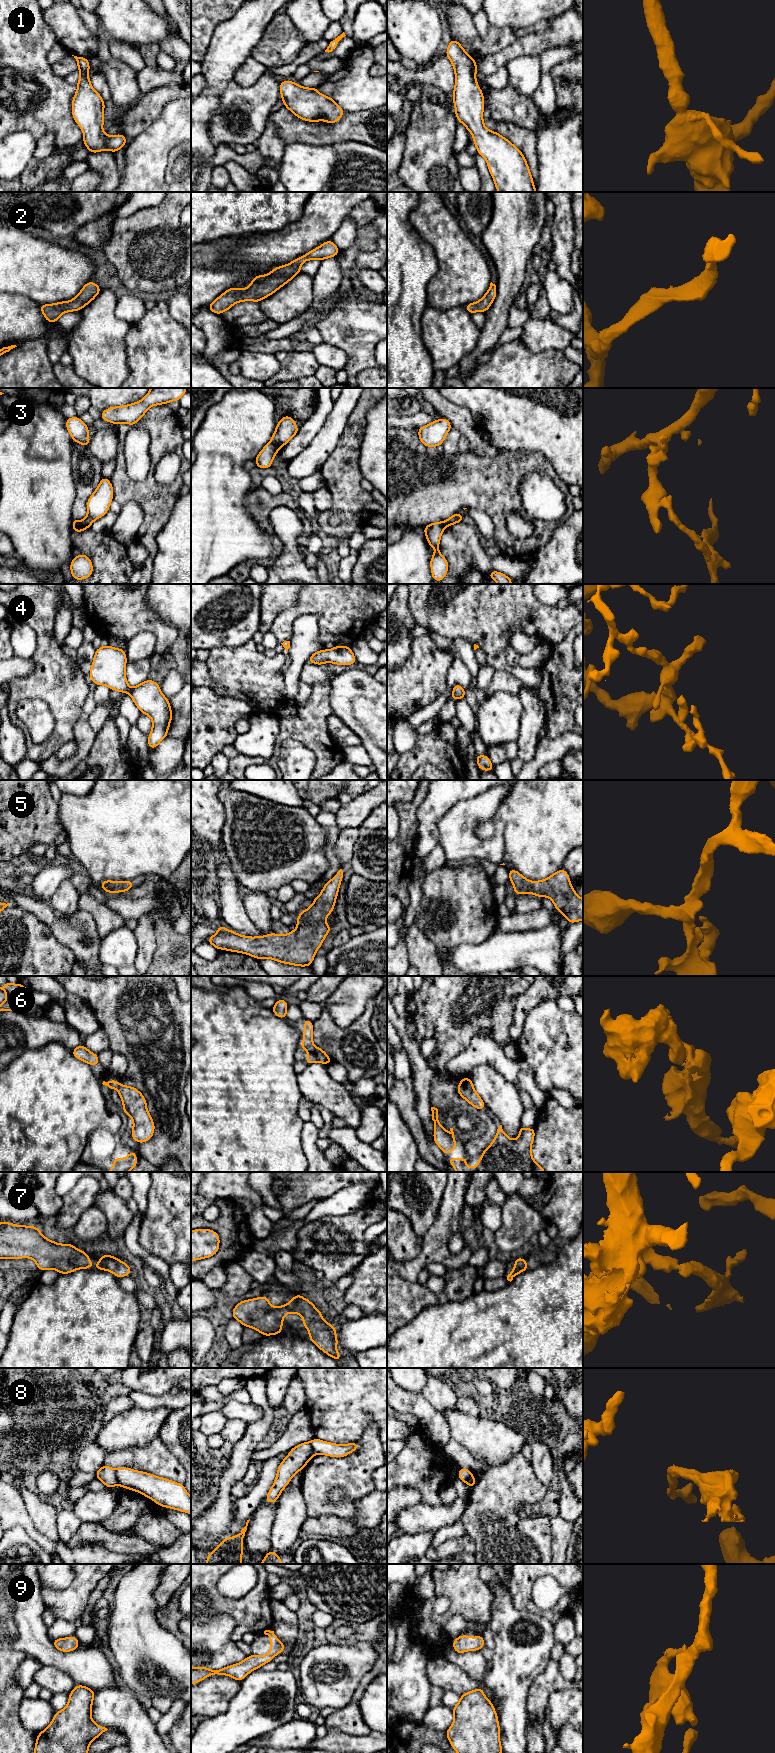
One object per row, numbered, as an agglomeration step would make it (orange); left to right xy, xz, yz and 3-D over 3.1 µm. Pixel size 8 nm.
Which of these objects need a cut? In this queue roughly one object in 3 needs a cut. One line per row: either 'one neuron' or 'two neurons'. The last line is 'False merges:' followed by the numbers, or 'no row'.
1: one neuron
2: one neuron
3: two neurons
4: one neuron
5: one neuron
6: one neuron
7: one neuron
8: two neurons
9: one neuron
False merges: 3, 8

